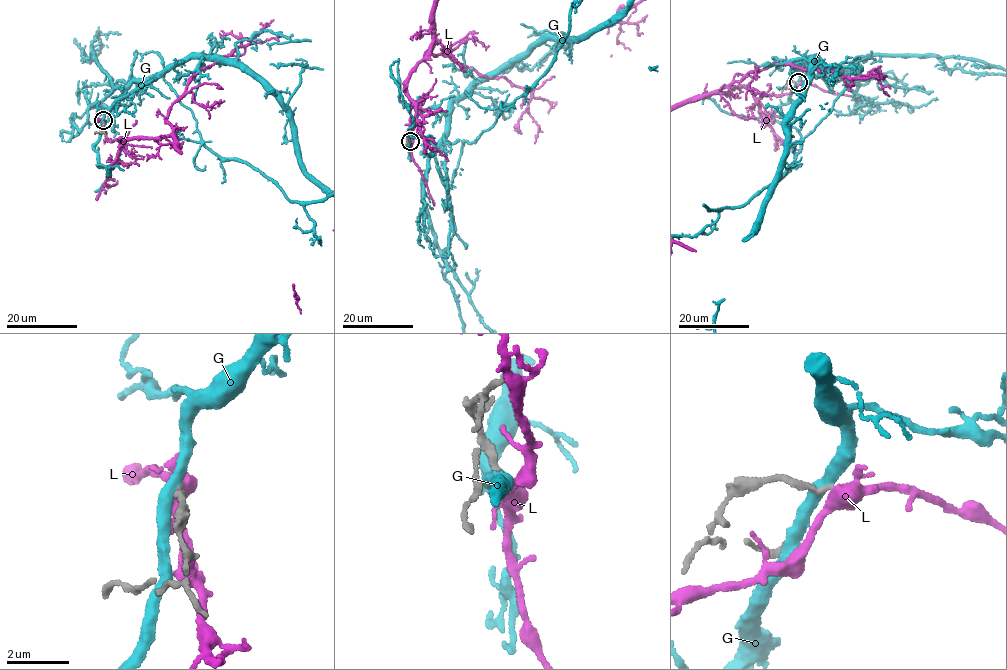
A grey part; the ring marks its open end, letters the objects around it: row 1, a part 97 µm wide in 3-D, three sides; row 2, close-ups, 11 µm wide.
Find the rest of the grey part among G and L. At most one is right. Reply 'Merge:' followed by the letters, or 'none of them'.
Merge: none of them

